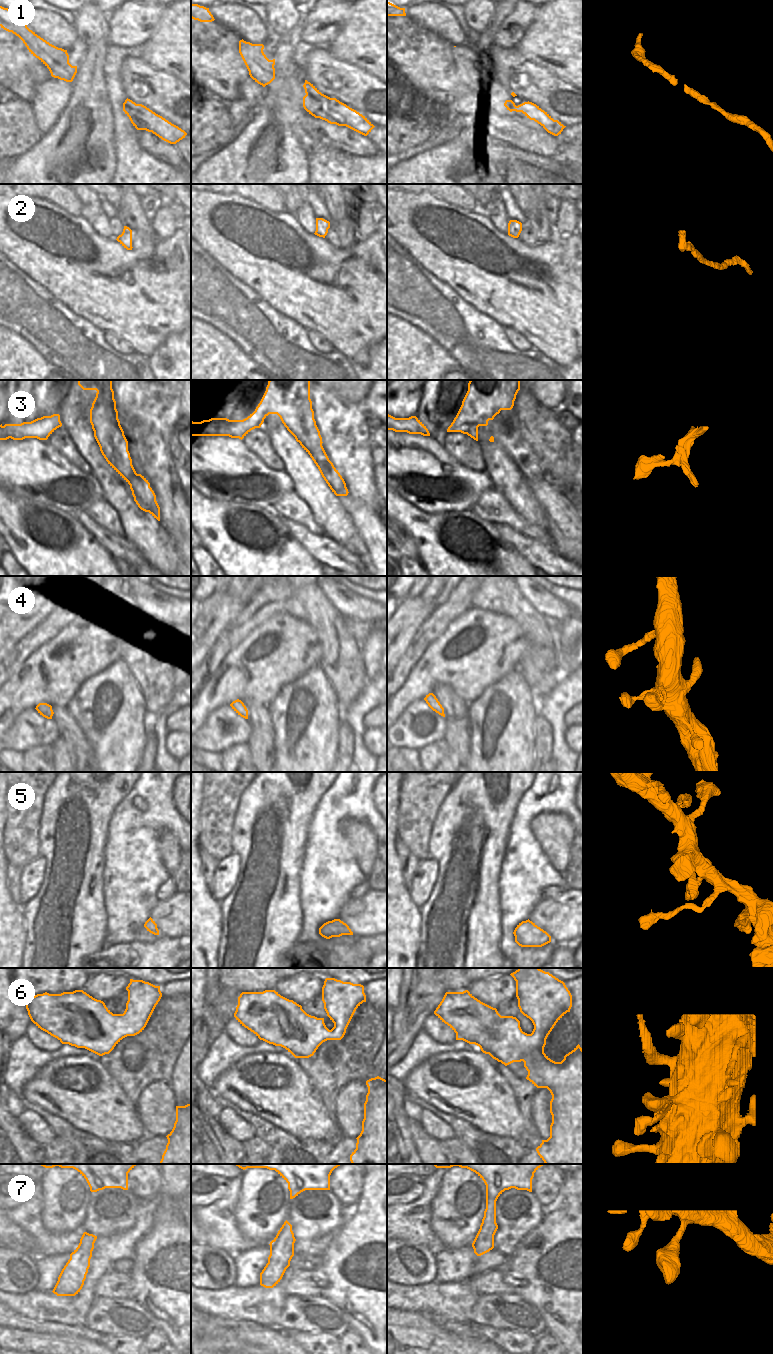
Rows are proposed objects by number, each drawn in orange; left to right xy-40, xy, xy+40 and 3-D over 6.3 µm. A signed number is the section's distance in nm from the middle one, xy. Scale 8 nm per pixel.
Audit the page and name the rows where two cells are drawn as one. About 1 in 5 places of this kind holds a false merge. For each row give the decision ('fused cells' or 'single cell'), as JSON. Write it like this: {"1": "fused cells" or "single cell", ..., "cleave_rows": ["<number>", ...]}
{"1": "single cell", "2": "fused cells", "3": "fused cells", "4": "single cell", "5": "single cell", "6": "single cell", "7": "single cell", "cleave_rows": ["2", "3"]}

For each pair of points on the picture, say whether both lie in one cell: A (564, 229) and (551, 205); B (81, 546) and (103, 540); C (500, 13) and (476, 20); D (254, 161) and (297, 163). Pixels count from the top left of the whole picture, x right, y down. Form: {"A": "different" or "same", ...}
{"A": "different", "B": "different", "C": "different", "D": "same"}

